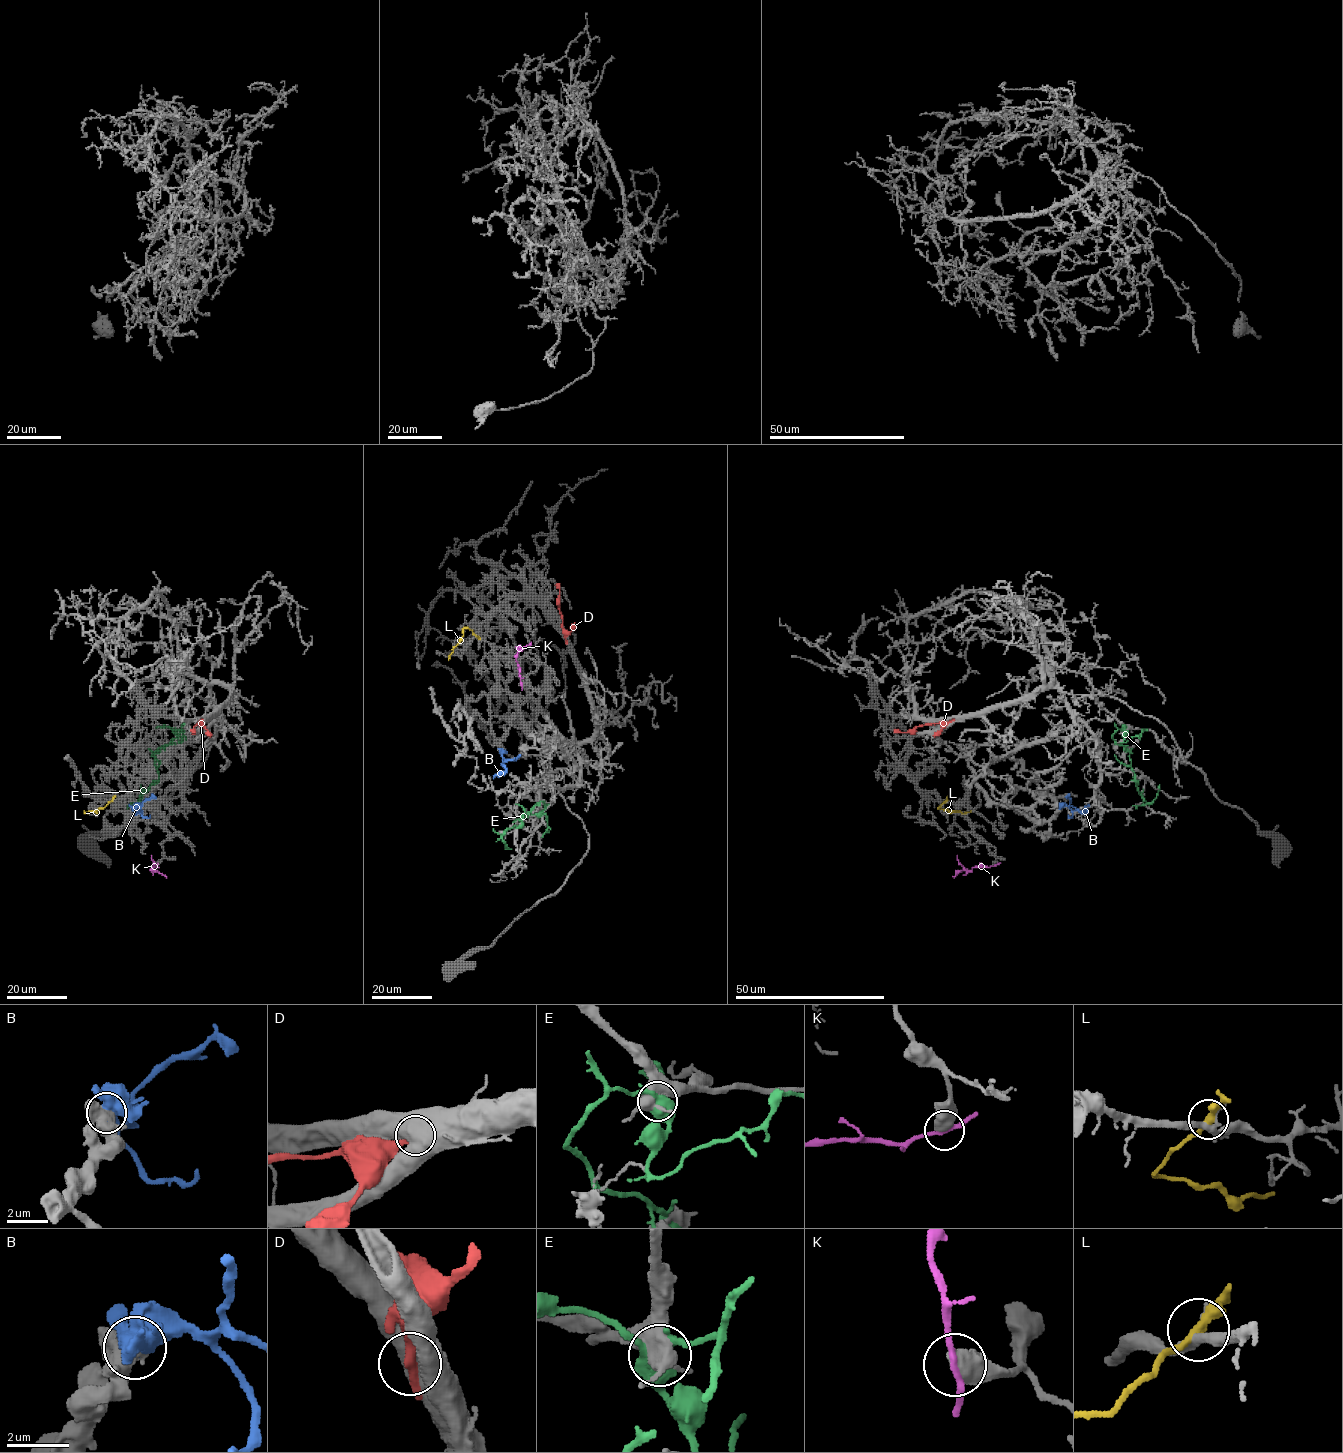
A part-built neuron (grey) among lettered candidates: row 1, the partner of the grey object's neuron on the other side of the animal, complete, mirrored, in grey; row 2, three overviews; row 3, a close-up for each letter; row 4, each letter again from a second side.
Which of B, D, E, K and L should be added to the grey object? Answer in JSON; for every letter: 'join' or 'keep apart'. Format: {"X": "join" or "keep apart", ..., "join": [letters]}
{"B": "join", "D": "keep apart", "E": "keep apart", "K": "keep apart", "L": "keep apart", "join": ["B"]}

